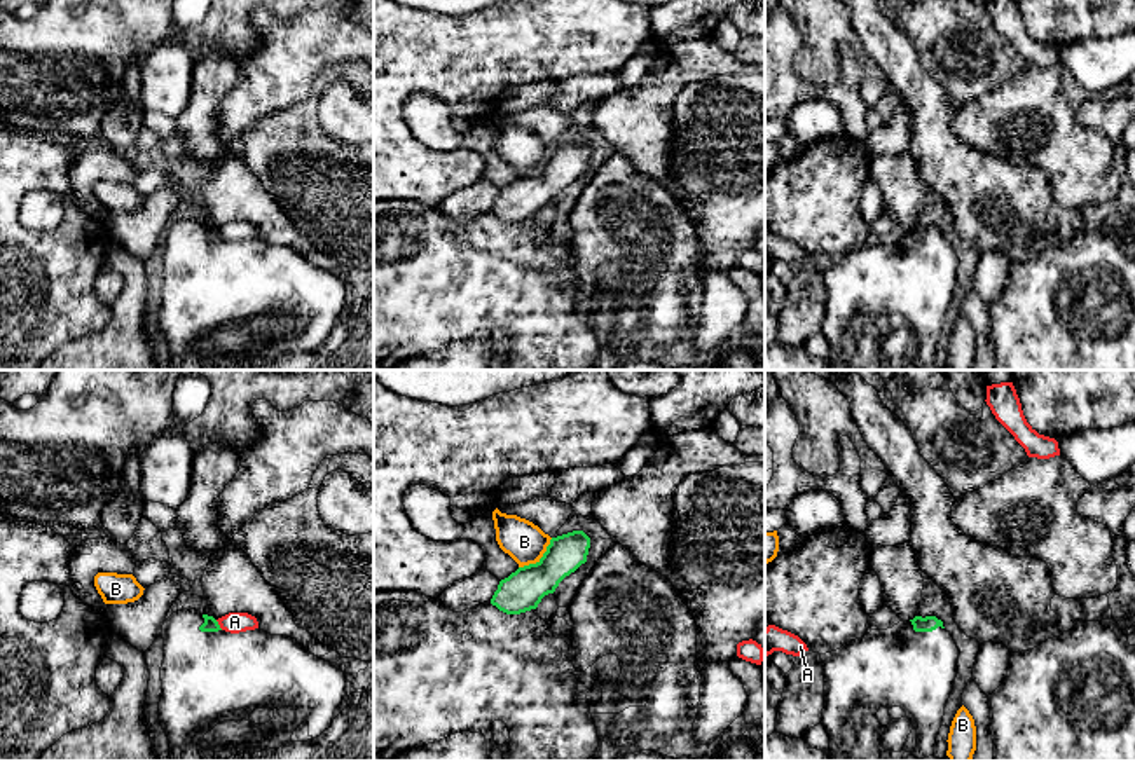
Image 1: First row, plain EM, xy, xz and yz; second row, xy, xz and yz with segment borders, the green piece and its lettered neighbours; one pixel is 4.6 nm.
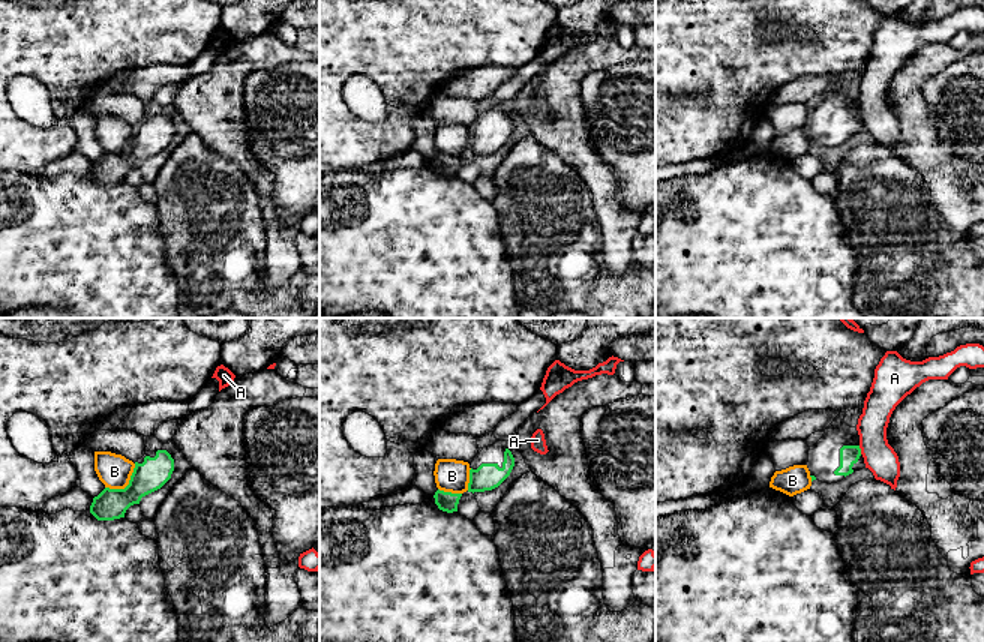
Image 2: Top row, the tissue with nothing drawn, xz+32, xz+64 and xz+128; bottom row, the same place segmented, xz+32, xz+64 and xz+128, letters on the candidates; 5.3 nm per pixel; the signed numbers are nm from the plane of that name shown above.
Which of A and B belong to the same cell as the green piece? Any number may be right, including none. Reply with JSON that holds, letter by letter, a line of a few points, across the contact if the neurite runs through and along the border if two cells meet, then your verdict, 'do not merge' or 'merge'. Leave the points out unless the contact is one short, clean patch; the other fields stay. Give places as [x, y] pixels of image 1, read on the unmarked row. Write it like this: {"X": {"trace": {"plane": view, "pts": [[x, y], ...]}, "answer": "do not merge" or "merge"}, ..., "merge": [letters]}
{"A": {"answer": "do not merge"}, "B": {"trace": {"plane": "xz", "pts": [[552, 147], [547, 159], [535, 171], [519, 177]]}, "answer": "do not merge"}, "merge": []}

